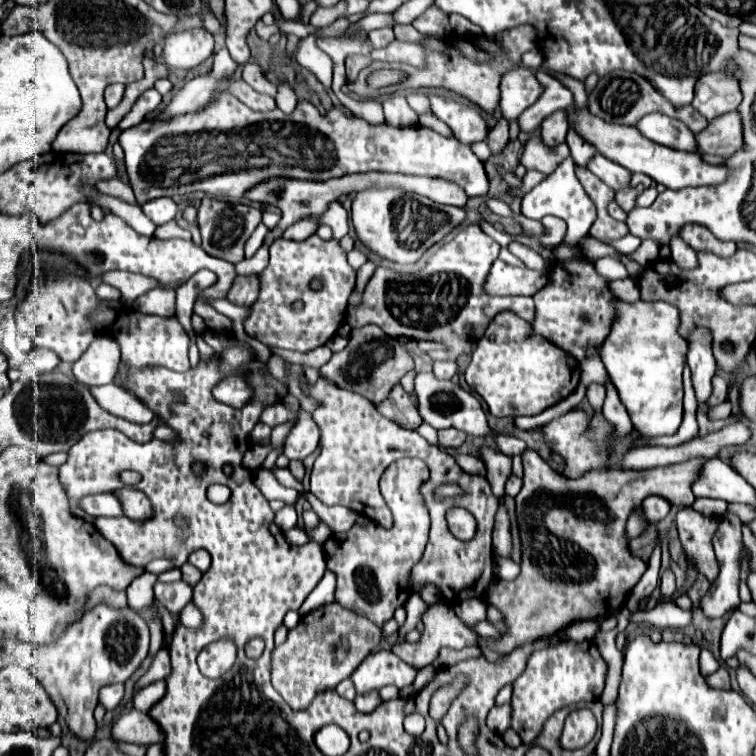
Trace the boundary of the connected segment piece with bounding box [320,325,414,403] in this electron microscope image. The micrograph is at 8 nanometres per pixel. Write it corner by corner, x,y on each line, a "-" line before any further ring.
368,325
362,329
352,329
350,343
342,351
332,355
332,359
320,369
320,375
328,377
338,387
350,389
368,397
372,403
378,403
386,399
390,389
412,369
414,359
410,357
410,353
396,339
390,341
380,327

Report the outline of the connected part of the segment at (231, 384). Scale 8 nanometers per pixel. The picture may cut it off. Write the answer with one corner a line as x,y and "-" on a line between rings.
230,377
214,387
214,397
220,403
226,403
226,405
240,409
240,407
244,407
244,403
248,403
252,399
252,391
244,379

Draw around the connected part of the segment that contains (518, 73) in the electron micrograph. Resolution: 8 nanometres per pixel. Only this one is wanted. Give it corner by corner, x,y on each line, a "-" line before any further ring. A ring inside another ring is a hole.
518,67
506,72
502,77
500,109
502,109
502,117
508,119
508,123
518,119
518,115
524,109
536,103
540,91
544,91
535,75
529,77
531,74
526,68

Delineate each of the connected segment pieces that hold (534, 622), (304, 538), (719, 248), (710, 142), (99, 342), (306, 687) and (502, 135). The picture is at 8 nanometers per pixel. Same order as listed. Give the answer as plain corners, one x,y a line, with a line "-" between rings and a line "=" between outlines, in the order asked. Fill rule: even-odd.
532,449
522,453
522,461
524,487
516,495
516,517
522,543
520,575
514,581
496,581
488,587
486,599
486,603
504,611
508,631
500,639
480,637
466,627
452,611
452,605
442,599
424,615
426,629
418,643
394,645
392,651
402,661
414,667
426,667
436,659
442,647
464,649
470,645
490,647
504,655
528,641
560,633
574,621
610,617
614,611
618,613
648,567
628,549
628,517
648,495
660,495
672,505
690,507
696,501
690,485
704,463
704,459
692,459
650,471
588,471
580,479
566,479
=
296,526
286,532
284,532
284,536
286,541
295,546
306,545
310,539
308,539
308,535
304,531
304,528
=
686,225
680,231
680,237
694,251
708,251
708,253
714,253
714,255
720,255
720,257
734,255
736,249
738,249
734,243
724,243
724,241
716,239
706,227
700,227
700,225
=
736,111
716,117
708,123
708,127
696,133
696,147
700,147
700,155
720,155
728,157
736,149
742,147
742,121
=
100,331
100,335
96,335
96,339
90,343
88,351
74,363
74,377
86,387
112,383
118,363
120,347
116,347
116,339
=
338,603
318,607
300,619
298,627
288,633
286,643
274,649
272,685
292,709
304,709
320,691
332,689
342,679
350,677
378,643
380,627
370,619
=
500,117
496,127
488,133
488,139
486,139
492,155
500,155
504,151
504,147
508,145
508,123

